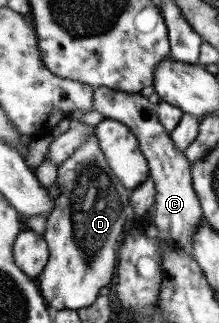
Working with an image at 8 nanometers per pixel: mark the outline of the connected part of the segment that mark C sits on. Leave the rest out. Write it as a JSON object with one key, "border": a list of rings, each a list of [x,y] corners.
{"border":[[[96,86],[92,90],[92,110],[102,114],[105,119],[122,122],[138,140],[138,147],[145,157],[148,174],[154,189],[153,224],[157,229],[159,243],[169,248],[191,250],[191,236],[202,217],[202,211],[191,184],[190,164],[181,151],[174,148],[173,141],[158,121],[156,105],[147,101],[139,93],[126,93],[111,90],[106,86]]]}

